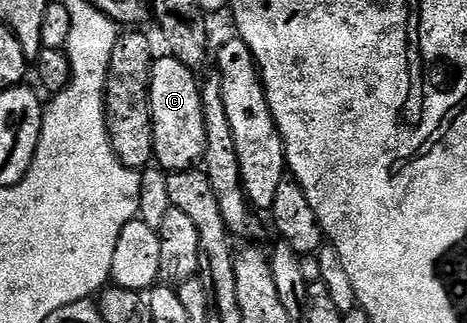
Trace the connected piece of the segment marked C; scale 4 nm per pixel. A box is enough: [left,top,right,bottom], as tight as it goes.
[150,57,206,172]

